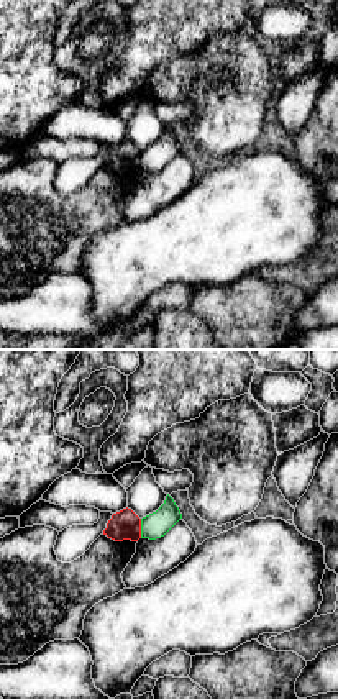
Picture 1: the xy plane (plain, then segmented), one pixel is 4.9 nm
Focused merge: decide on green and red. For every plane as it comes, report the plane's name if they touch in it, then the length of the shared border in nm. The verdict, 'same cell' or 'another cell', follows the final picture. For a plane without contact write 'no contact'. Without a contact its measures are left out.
meets green in xy; contact 100 nm long

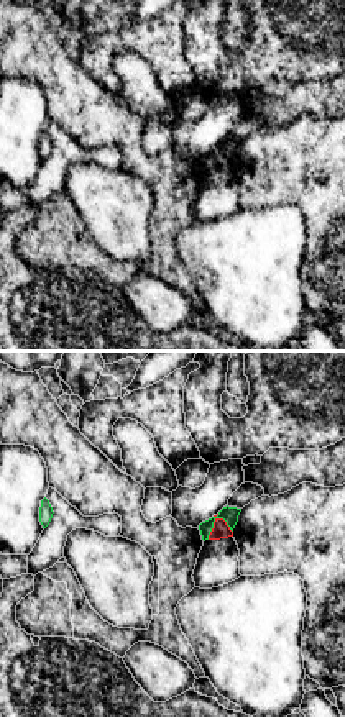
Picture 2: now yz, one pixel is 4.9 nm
meets green in yz; contact 140 nm long

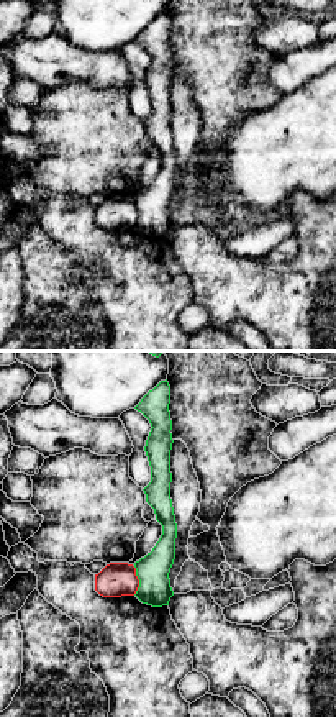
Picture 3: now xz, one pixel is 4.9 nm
meets green in xz; contact 140 nm long

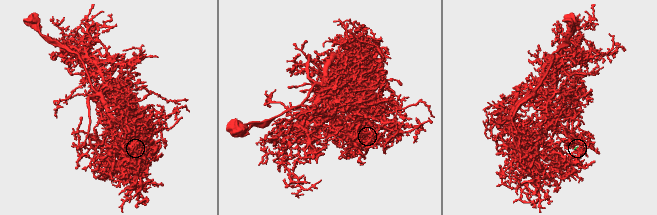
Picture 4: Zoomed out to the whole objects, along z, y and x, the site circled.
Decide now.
another cell

